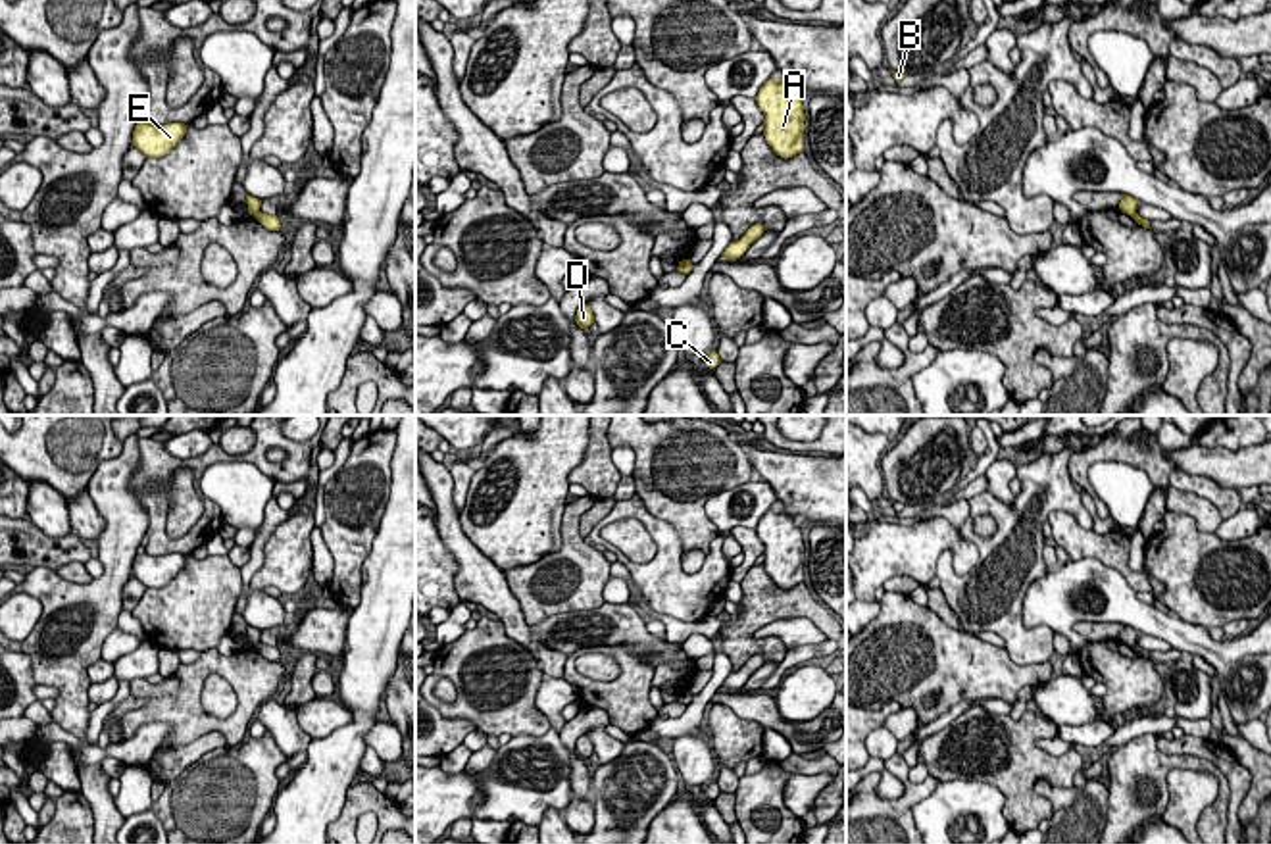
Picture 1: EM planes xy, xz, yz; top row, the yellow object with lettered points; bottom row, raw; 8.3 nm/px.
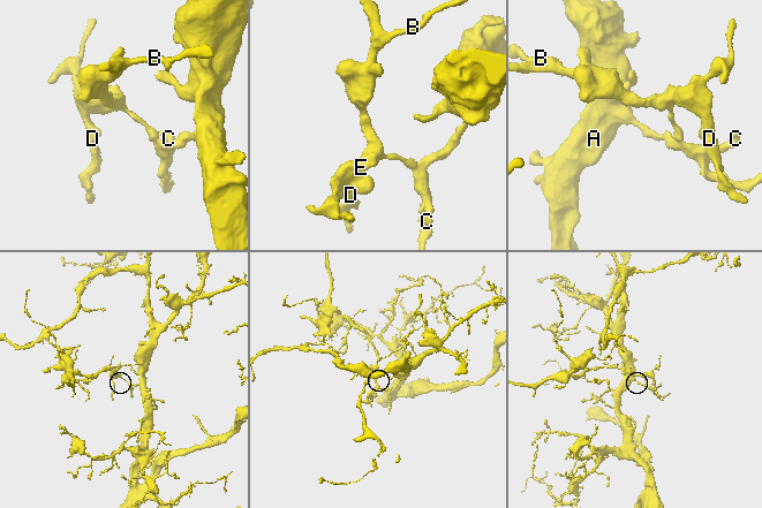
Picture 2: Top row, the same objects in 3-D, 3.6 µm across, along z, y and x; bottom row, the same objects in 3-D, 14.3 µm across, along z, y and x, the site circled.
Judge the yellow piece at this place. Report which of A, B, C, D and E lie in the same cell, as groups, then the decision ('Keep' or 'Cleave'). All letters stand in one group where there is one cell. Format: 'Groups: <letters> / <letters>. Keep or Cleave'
Groups: A C / B D E. Cleave

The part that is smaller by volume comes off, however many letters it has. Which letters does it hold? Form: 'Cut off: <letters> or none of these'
Cut off: B, D, E

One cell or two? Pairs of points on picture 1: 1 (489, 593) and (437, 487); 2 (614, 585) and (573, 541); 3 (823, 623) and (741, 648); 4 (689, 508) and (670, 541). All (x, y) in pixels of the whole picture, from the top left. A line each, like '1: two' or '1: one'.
1: one
2: two
3: one
4: two

